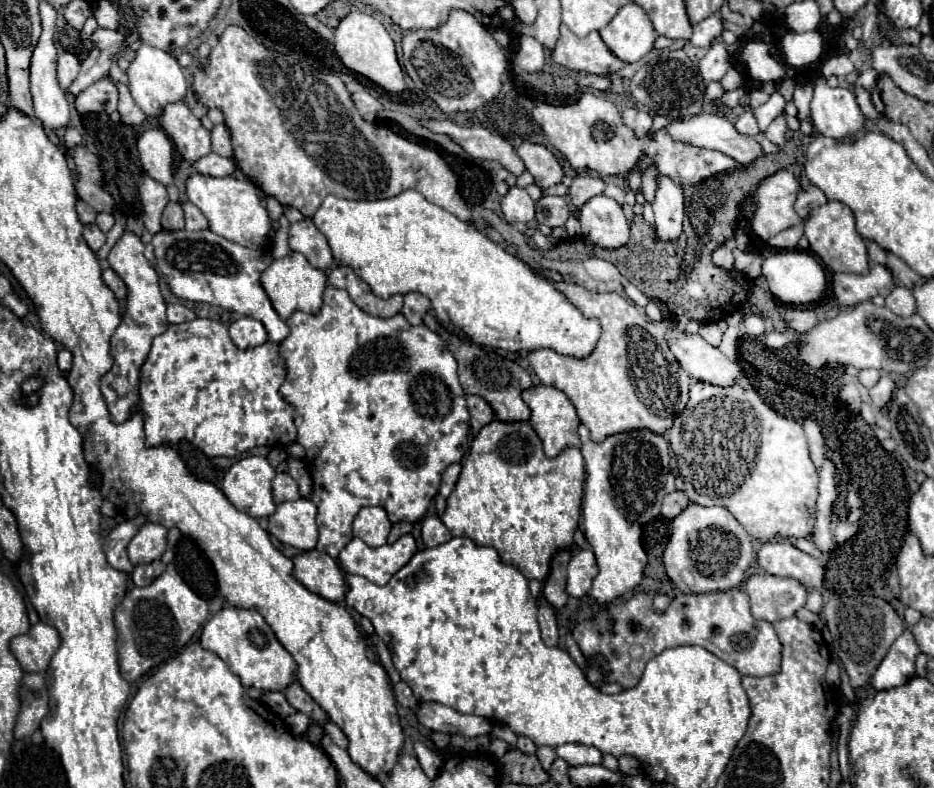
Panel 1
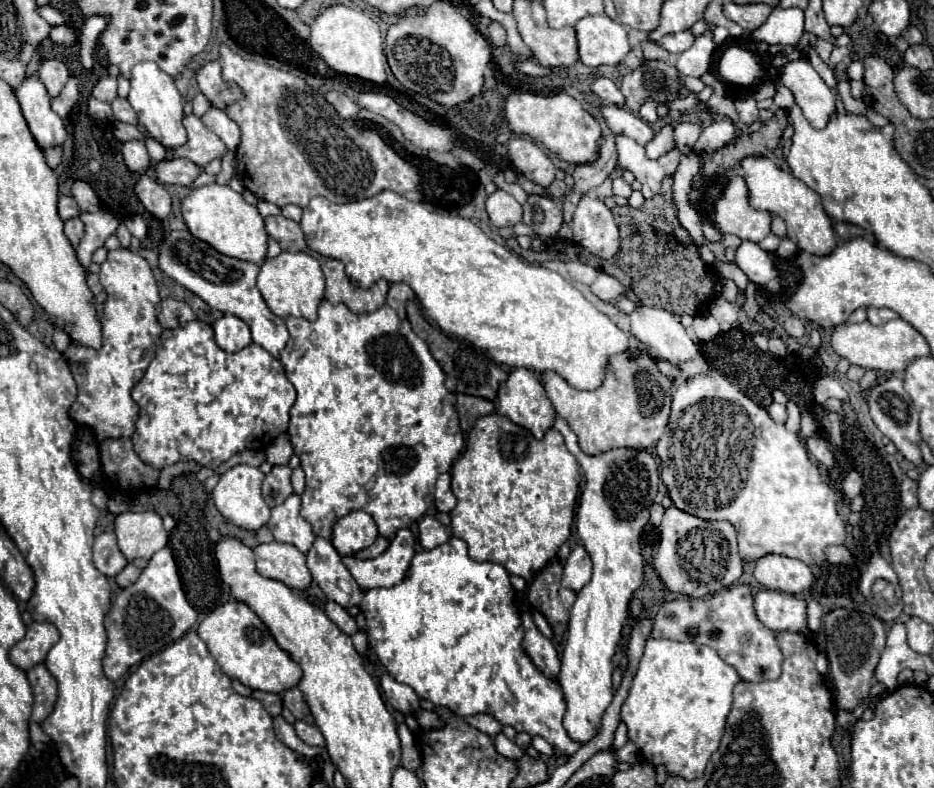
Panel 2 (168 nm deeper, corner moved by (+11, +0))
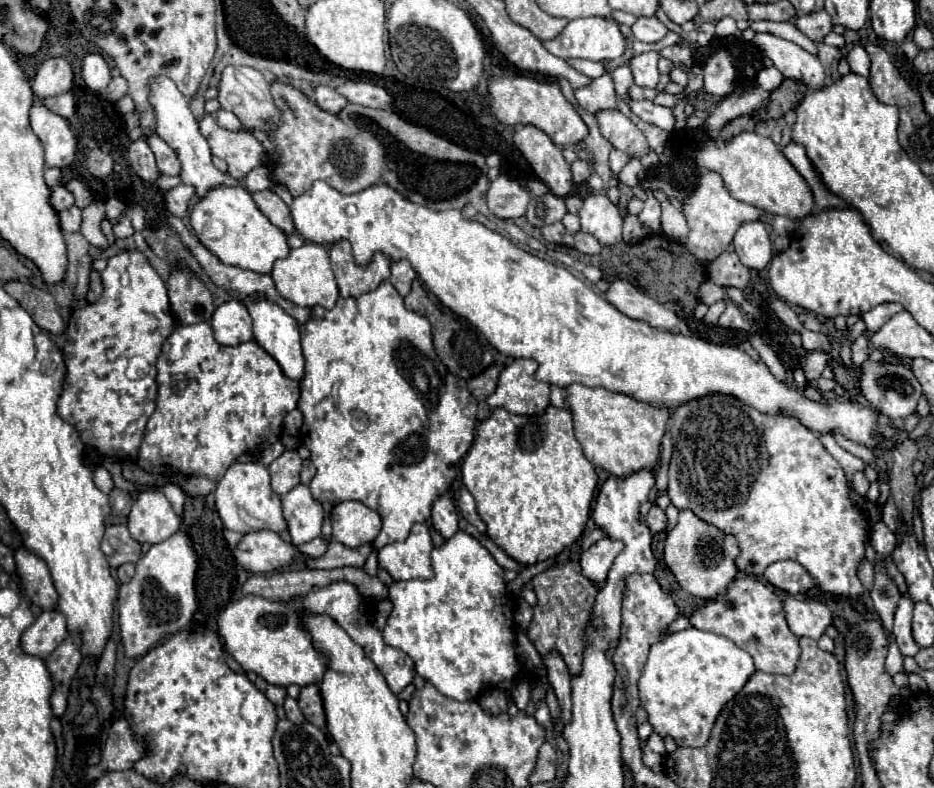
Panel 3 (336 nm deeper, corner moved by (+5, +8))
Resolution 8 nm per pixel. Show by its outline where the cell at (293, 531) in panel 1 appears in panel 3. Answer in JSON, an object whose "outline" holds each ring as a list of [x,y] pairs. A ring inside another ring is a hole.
{"outline":[[[307,485],[293,487],[287,495],[281,497],[283,515],[289,523],[289,535],[295,545],[307,543],[321,535],[323,525],[323,507],[311,495]]]}

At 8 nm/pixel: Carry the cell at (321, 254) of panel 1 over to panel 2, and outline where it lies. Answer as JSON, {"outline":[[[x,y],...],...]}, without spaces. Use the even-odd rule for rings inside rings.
{"outline":[[[277,215],[277,217],[265,219],[265,229],[281,245],[283,251],[291,251],[291,253],[307,251],[305,235],[303,235],[299,223],[285,219],[283,215]]]}

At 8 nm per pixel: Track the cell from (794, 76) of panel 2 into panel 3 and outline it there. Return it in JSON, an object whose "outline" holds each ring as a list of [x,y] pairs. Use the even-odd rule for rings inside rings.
{"outline":[[[755,33],[751,43],[773,61],[773,65],[783,73],[783,77],[791,77],[797,81],[803,81],[805,85],[813,87],[825,87],[825,71],[819,63],[819,59],[811,53],[807,53],[797,43],[785,41],[781,37],[775,37],[771,33]]]}

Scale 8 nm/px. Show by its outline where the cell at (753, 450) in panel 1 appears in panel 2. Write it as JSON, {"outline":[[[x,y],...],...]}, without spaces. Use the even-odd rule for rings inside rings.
{"outline":[[[709,367],[707,371],[699,373],[699,375],[693,375],[689,377],[687,381],[683,381],[677,391],[673,393],[673,407],[671,407],[671,417],[669,417],[669,423],[665,427],[665,433],[663,437],[659,439],[657,447],[655,447],[657,455],[661,457],[661,481],[667,485],[669,489],[669,495],[675,503],[677,509],[685,511],[685,513],[691,513],[691,515],[697,515],[701,519],[717,519],[717,521],[731,521],[735,531],[737,531],[737,537],[739,537],[739,553],[745,561],[753,561],[753,559],[759,559],[761,555],[767,555],[767,553],[781,553],[781,555],[789,555],[789,557],[797,557],[797,559],[803,559],[805,563],[809,565],[815,565],[815,563],[821,563],[825,557],[823,557],[823,549],[827,545],[841,545],[845,541],[845,523],[843,519],[837,515],[837,495],[835,495],[835,487],[831,487],[827,481],[823,481],[821,477],[821,471],[817,467],[815,461],[809,459],[807,455],[807,449],[805,445],[785,427],[785,423],[777,423],[769,417],[769,413],[765,409],[761,409],[759,405],[755,405],[745,393],[741,393],[733,383],[729,383],[727,377],[723,377],[717,369]]]}

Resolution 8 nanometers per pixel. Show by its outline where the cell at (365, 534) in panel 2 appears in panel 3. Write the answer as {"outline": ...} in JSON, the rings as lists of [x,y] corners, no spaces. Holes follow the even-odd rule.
{"outline":[[[343,501],[331,513],[333,539],[347,547],[373,543],[381,531],[381,517],[361,501]]]}

